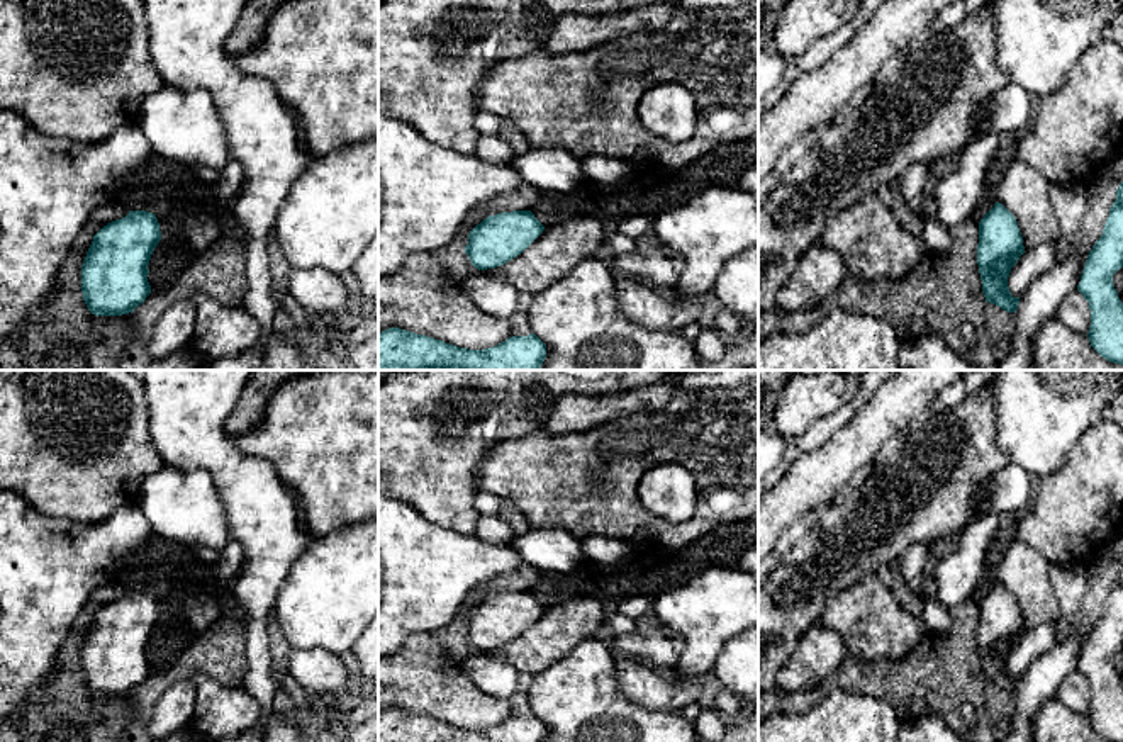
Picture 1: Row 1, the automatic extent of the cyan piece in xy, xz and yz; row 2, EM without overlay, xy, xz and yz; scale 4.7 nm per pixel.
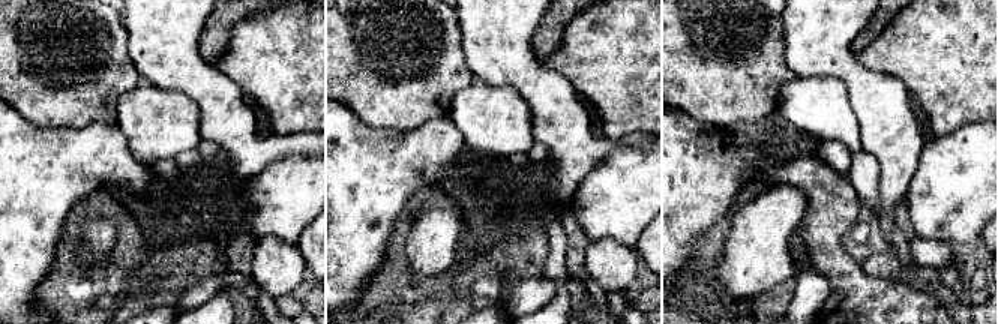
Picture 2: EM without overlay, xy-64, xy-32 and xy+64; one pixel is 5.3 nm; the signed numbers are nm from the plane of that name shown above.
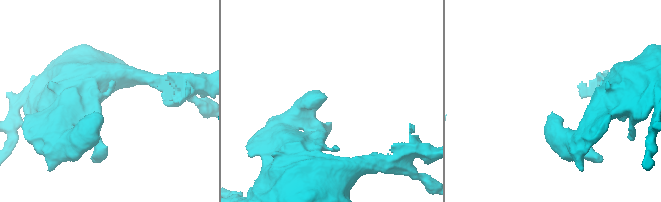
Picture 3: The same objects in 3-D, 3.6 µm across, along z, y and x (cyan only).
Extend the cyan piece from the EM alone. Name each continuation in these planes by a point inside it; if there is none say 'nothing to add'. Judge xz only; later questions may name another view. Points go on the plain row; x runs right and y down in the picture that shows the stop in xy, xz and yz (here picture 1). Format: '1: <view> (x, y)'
nothing to add

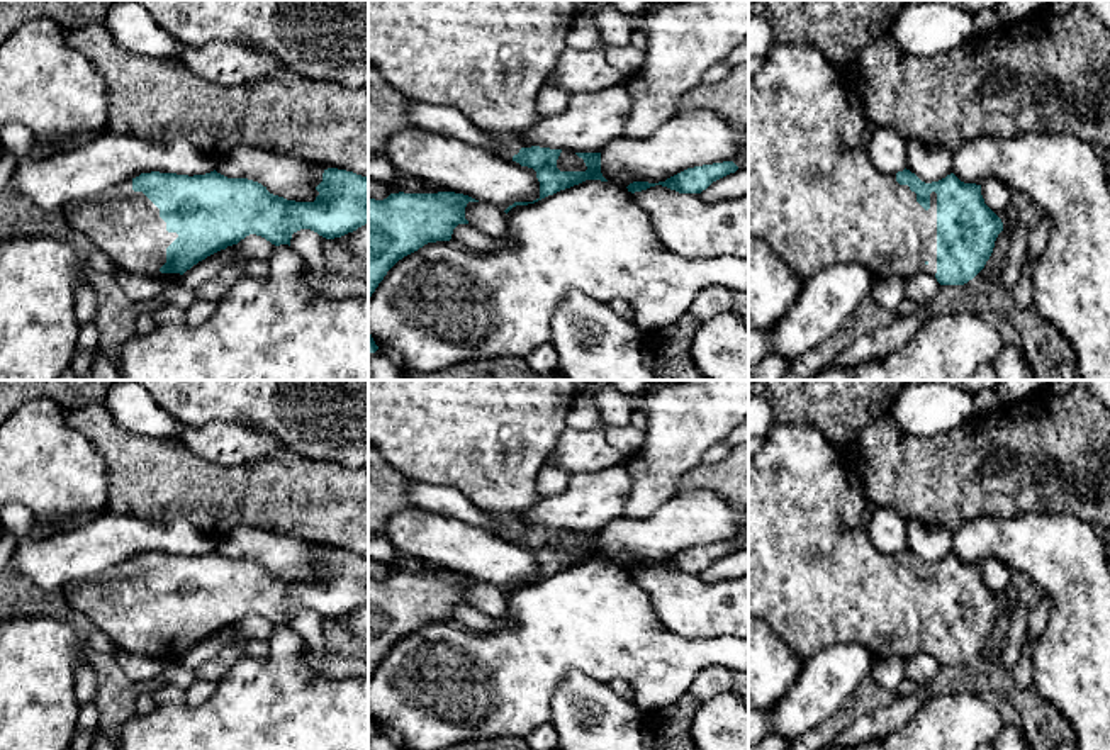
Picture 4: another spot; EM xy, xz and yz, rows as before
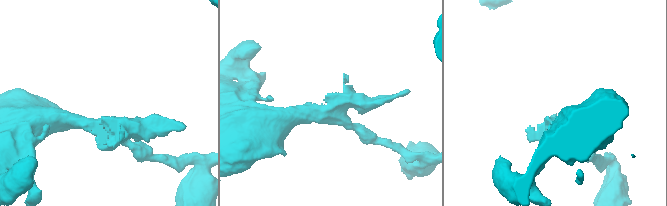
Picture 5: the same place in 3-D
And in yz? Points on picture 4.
1: yz (813, 576)

